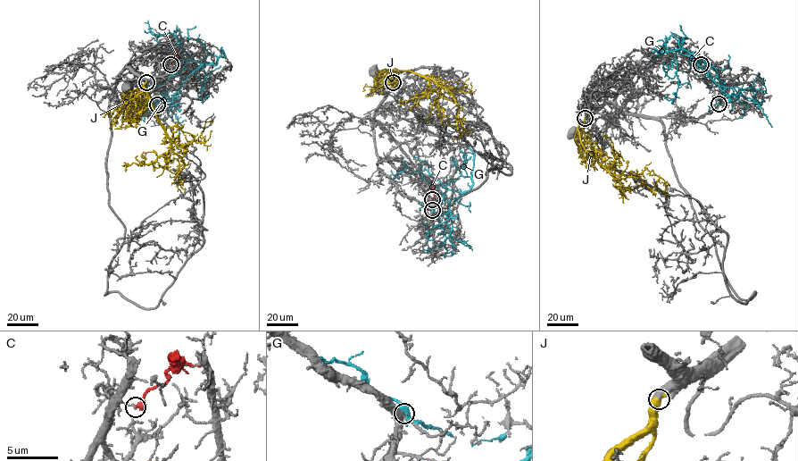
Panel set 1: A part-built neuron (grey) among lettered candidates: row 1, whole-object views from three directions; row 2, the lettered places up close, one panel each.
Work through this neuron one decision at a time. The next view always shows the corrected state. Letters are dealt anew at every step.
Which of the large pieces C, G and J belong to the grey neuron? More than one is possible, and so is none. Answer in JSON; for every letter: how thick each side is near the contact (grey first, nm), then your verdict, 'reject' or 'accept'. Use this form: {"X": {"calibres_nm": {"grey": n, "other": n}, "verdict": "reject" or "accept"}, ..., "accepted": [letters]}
{"C": {"calibres_nm": {"grey": 140, "other": 440}, "verdict": "reject"}, "G": {"calibres_nm": {"grey": 440, "other": 400}, "verdict": "reject"}, "J": {"calibres_nm": {"grey": 750, "other": 750}, "verdict": "accept"}, "accepted": ["J"]}

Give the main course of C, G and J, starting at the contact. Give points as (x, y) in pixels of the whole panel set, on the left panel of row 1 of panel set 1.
C: (170, 64), (176, 60), (178, 51), (170, 46)
G: (157, 104), (176, 96), (186, 78), (216, 63), (216, 56), (205, 59), (202, 100), (199, 96)
J: (146, 82), (144, 86), (151, 105), (170, 146), (183, 163), (177, 176), (178, 160), (174, 158), (171, 163)

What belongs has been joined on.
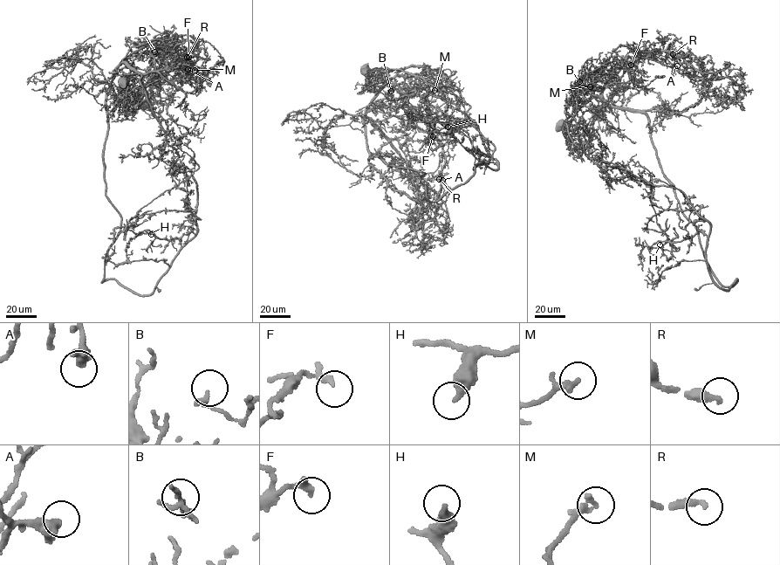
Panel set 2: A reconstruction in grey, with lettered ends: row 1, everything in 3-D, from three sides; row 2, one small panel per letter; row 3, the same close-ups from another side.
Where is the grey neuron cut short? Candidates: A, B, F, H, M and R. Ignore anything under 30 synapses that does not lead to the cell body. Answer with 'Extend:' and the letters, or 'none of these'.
Extend: A, M, R

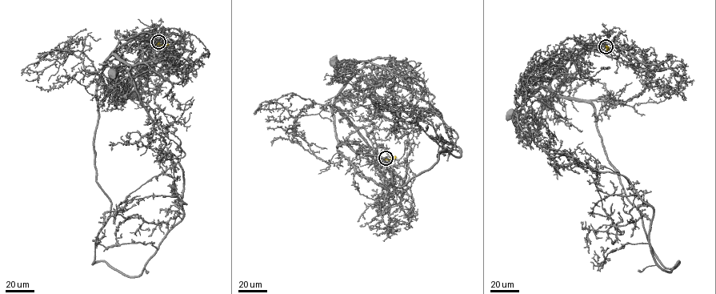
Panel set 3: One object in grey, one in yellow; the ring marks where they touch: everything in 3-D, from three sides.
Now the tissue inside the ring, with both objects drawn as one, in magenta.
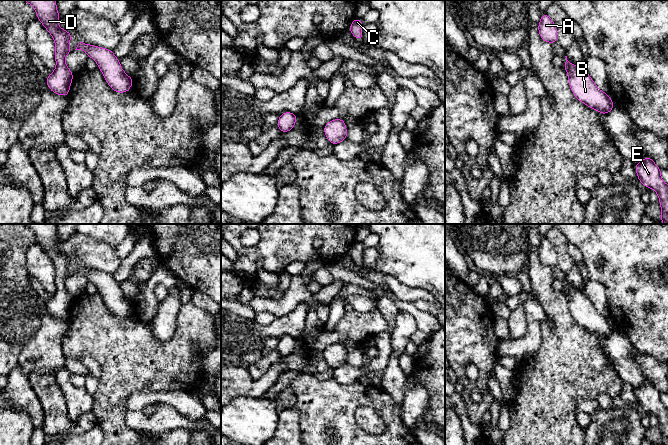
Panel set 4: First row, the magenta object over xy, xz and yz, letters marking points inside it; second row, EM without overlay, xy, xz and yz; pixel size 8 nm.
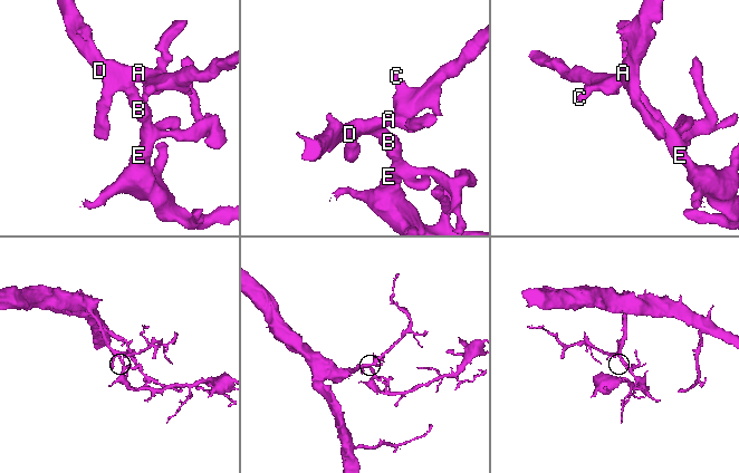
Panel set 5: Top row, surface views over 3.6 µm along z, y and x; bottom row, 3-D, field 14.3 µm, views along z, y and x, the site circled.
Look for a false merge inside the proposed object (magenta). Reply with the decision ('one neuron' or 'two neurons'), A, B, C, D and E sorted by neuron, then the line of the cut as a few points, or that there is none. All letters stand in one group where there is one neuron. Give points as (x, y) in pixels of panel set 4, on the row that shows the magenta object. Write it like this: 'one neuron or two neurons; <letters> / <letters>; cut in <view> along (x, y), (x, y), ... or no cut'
one neuron; A B C D E; no cut

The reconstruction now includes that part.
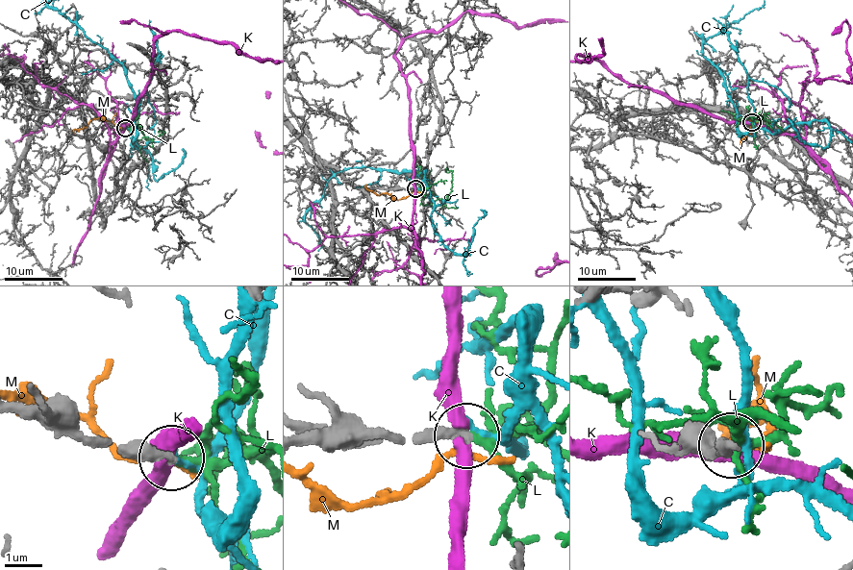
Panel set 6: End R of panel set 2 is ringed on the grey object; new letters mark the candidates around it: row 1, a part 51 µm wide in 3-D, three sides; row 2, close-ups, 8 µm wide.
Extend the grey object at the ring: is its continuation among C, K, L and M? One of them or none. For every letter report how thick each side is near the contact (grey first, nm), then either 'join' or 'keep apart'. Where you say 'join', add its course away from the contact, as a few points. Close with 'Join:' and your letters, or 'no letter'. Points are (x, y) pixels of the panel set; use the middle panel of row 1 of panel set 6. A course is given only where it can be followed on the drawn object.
C: 280 nm thick on the grey side, 120 nm on the other; keep apart
K: 360 nm thick on the grey side, 400 nm on the other; keep apart
L: 320 nm thick on the grey side, 180 nm on the other; join; it runs (414, 188), (430, 190), (444, 200), (452, 185), (452, 175), (445, 169)
M: 320 nm thick on the grey side, 140 nm on the other; keep apart
Join: L

